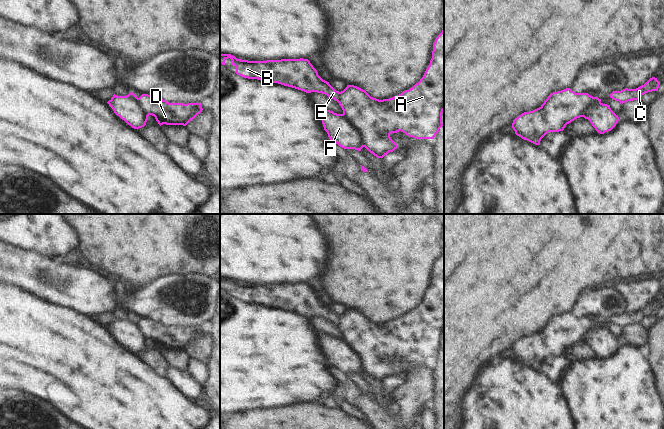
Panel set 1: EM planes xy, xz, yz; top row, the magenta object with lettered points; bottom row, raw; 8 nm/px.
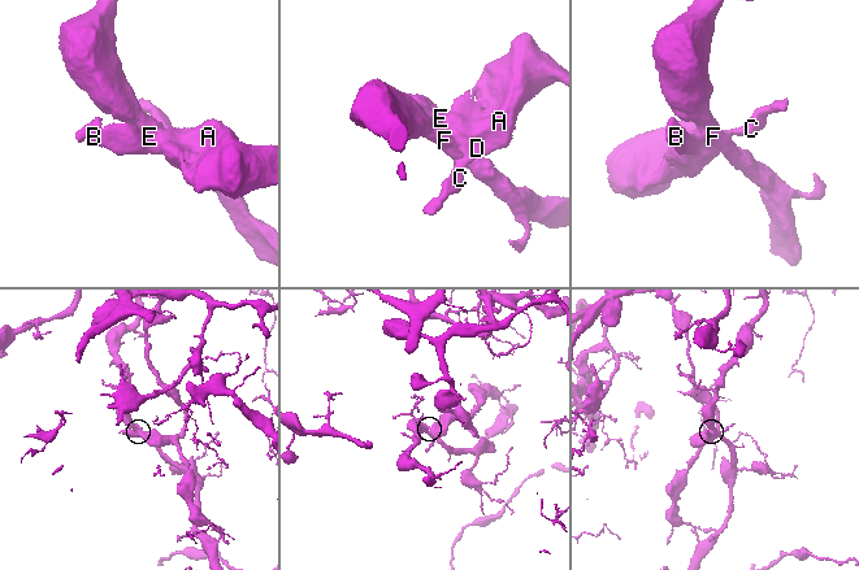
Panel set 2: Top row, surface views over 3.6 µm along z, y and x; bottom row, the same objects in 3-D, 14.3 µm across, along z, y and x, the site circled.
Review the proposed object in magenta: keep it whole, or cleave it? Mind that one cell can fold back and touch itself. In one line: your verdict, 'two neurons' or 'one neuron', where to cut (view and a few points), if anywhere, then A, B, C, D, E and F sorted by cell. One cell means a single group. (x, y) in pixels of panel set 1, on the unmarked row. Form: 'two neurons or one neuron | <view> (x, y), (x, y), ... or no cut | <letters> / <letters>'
two neurons | xz (343, 337), (360, 355), (364, 370) | A B C D E / F

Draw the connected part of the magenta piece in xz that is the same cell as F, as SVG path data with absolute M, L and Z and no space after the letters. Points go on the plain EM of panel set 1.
M321 333L320 341L324 354L331 365L344 373L361 375L364 371L364 361L357 350L354 349L344 338Z

